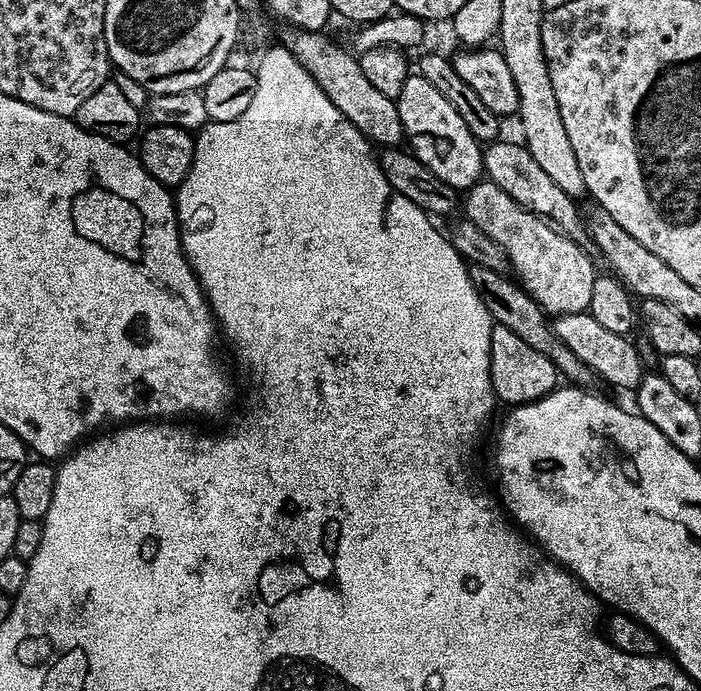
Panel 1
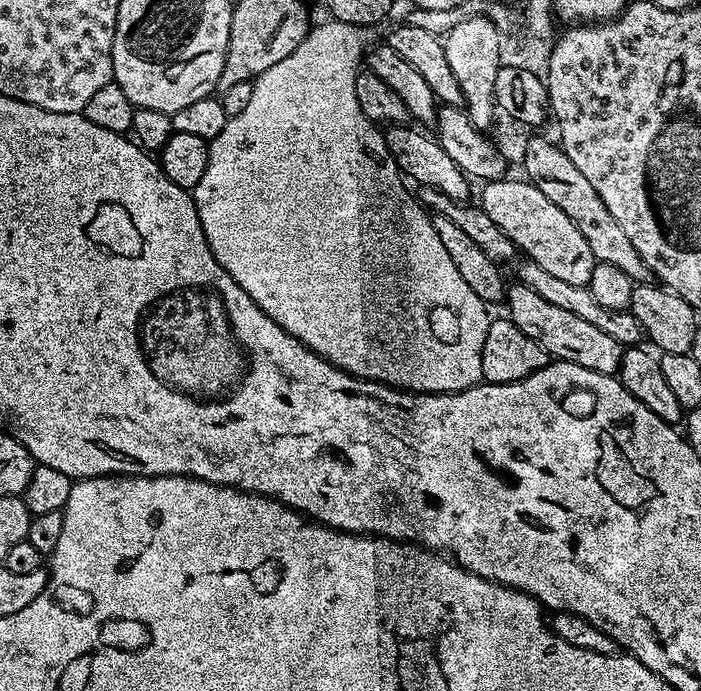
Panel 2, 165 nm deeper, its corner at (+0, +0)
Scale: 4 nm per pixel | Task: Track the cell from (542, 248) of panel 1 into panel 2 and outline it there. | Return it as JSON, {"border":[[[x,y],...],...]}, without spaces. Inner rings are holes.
{"border":[[[519,179],[487,181],[481,187],[484,189],[480,192],[478,204],[527,259],[538,262],[542,270],[550,270],[550,274],[574,286],[587,288],[590,274],[594,274],[598,261],[586,238],[582,238],[582,230],[578,230],[578,226],[574,226],[574,222],[570,222],[570,218],[566,218],[566,214],[562,214],[562,210],[558,210],[558,206],[554,206],[546,194],[542,194],[542,190],[529,184],[527,179]]]}

